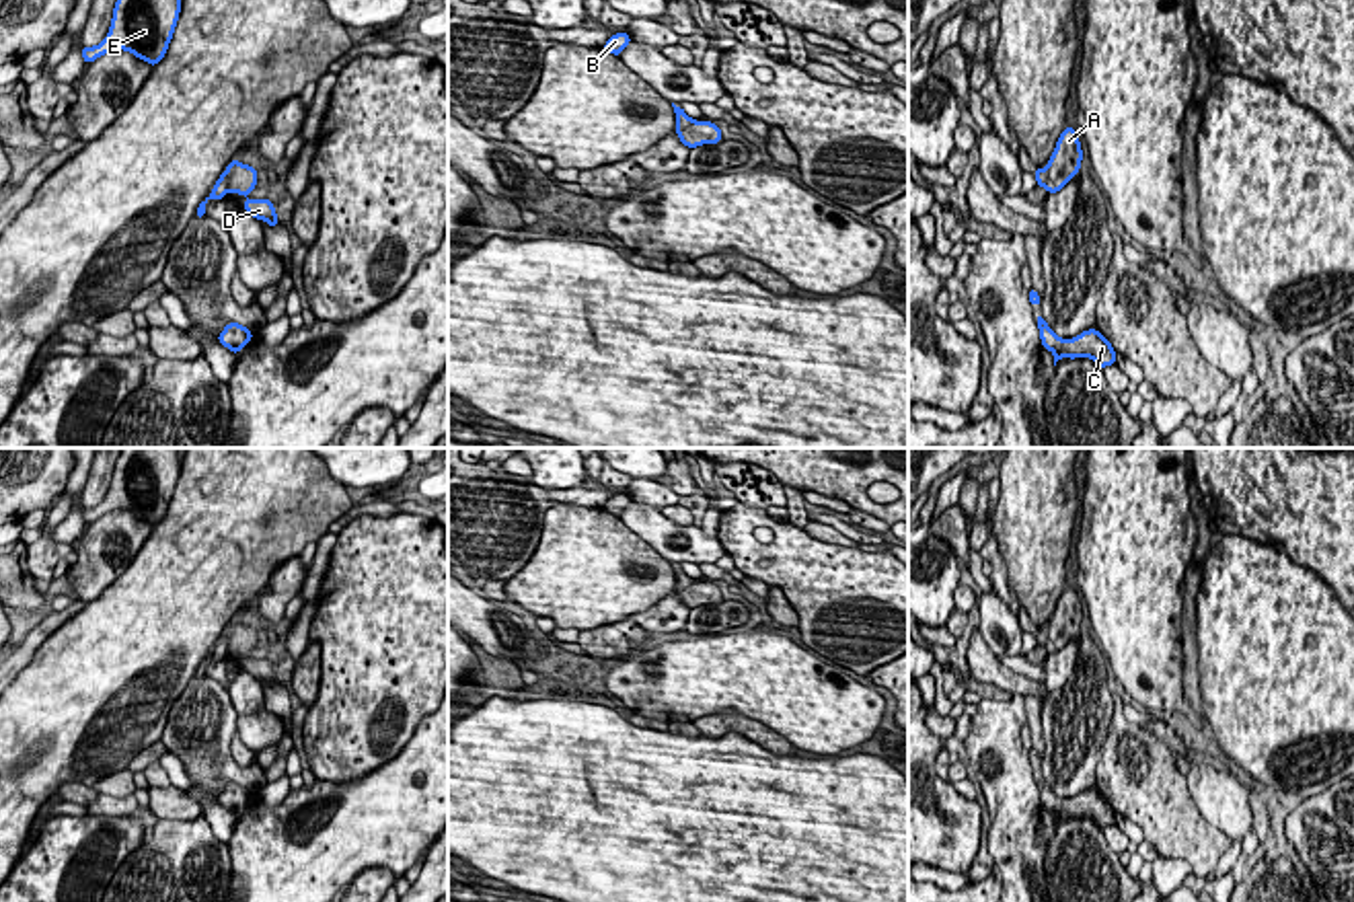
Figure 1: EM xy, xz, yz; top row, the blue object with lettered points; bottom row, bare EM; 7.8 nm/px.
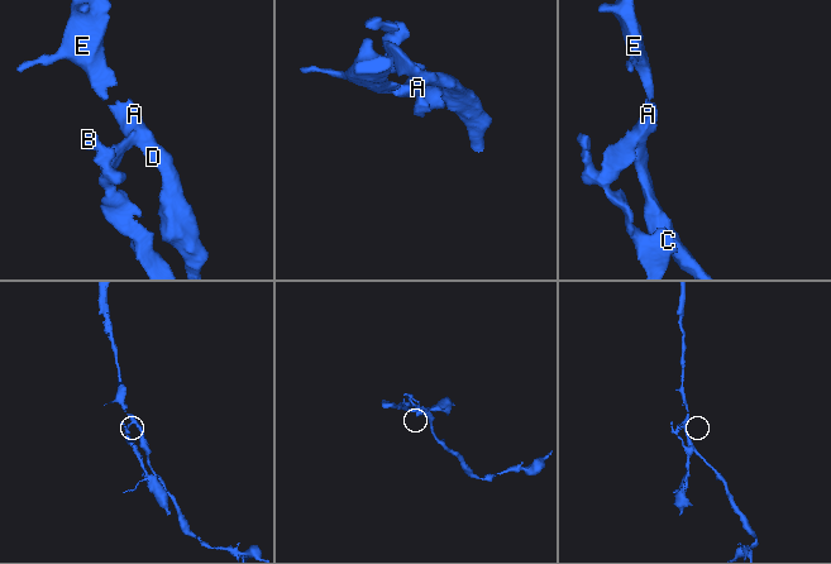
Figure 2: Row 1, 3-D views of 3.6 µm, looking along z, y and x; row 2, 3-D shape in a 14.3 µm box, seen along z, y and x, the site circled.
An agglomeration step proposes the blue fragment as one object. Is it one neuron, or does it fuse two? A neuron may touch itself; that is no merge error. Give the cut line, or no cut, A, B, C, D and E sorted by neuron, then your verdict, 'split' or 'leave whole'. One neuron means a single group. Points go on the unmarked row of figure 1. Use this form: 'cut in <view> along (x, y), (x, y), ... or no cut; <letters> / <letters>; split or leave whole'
cut in xy along (224, 631), (229, 650); A D E / B C; split

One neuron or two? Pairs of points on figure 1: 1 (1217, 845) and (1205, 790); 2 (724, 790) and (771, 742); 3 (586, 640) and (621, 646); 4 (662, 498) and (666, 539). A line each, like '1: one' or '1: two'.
1: two
2: two
3: one
4: two

